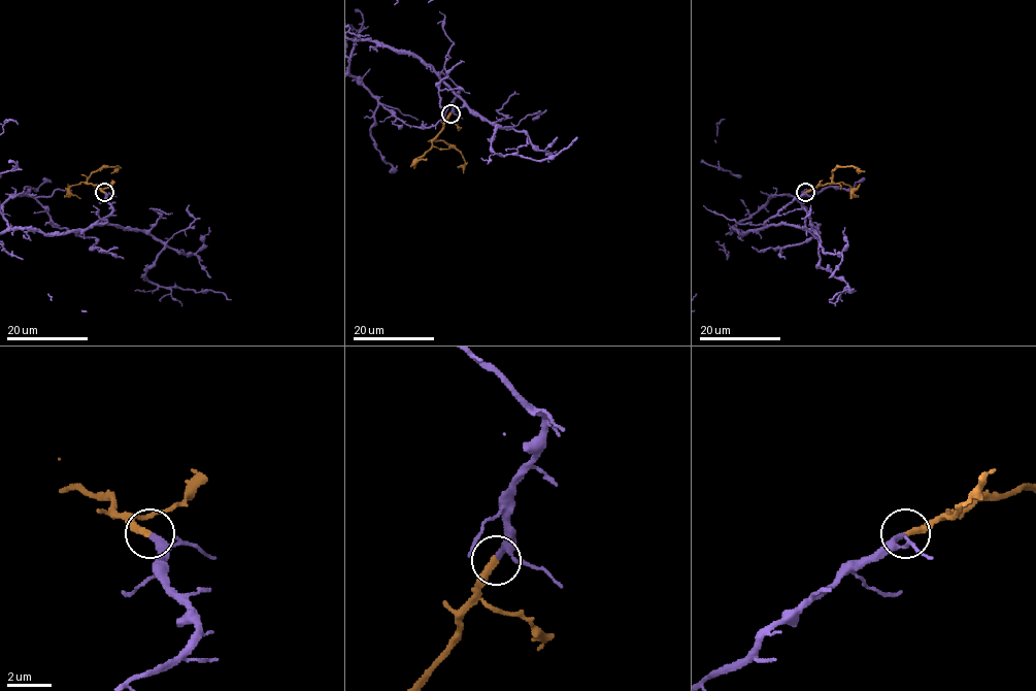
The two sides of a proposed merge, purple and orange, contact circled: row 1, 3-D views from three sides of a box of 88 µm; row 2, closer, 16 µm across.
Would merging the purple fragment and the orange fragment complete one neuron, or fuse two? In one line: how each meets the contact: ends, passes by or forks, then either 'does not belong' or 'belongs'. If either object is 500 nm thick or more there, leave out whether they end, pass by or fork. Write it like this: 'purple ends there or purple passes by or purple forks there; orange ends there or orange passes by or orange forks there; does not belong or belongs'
purple passes by; orange ends there; belongs

